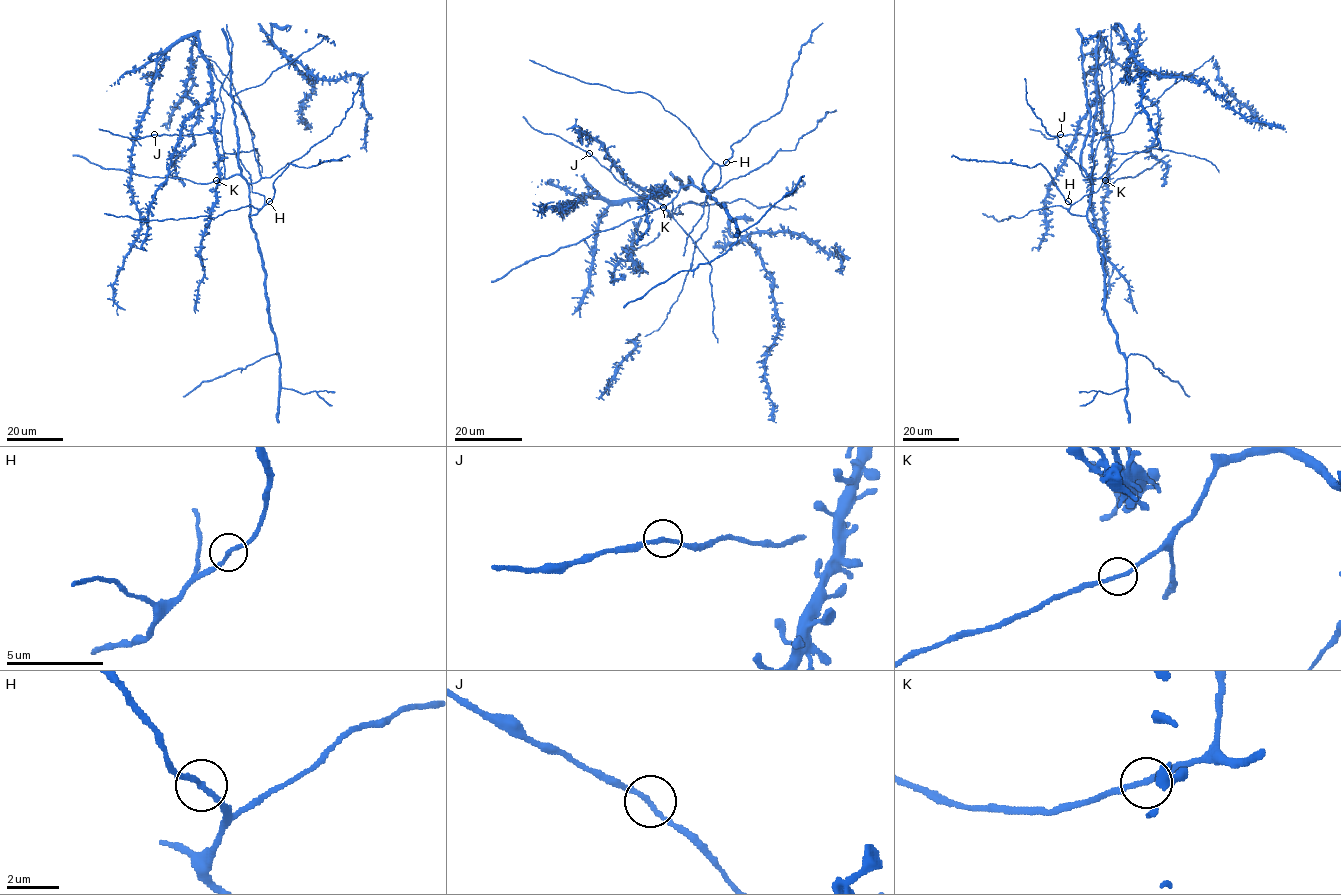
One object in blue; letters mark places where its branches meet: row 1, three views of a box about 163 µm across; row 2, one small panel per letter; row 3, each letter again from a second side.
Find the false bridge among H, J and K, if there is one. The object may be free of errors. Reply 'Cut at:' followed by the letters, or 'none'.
Cut at: none

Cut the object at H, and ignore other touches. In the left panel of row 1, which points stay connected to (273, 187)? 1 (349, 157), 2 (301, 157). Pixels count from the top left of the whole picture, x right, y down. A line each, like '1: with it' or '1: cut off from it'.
1: with it
2: cut off from it

